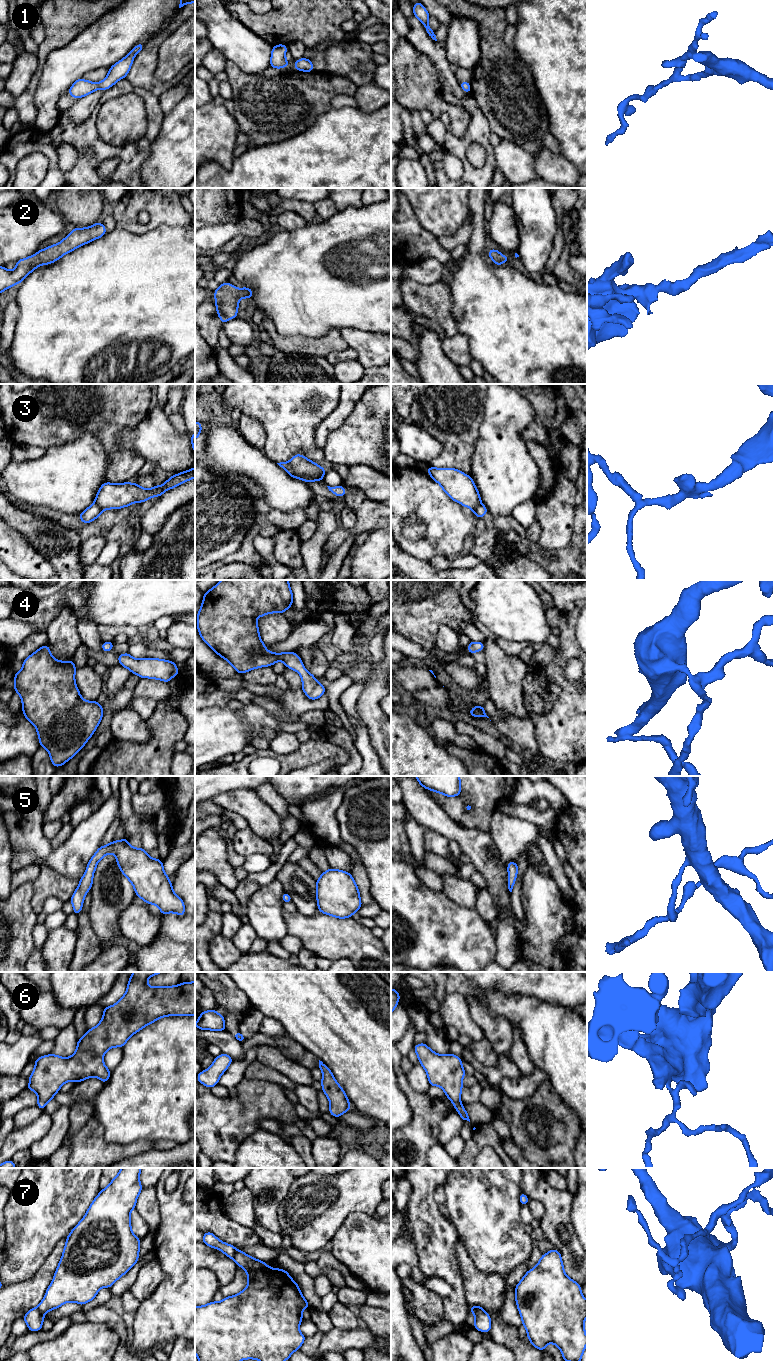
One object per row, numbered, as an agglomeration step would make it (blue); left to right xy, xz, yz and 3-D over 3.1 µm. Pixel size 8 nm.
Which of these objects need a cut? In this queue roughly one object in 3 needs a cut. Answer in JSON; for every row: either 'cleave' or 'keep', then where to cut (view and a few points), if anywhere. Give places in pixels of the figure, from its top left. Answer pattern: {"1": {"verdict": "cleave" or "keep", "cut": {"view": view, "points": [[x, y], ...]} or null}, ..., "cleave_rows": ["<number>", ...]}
{"1": {"verdict": "keep", "cut": null}, "2": {"verdict": "keep", "cut": null}, "3": {"verdict": "cleave", "cut": {"view": "xz", "points": [[288, 462], [295, 472], [316, 477], [320, 480]]}}, "4": {"verdict": "keep", "cut": null}, "5": {"verdict": "keep", "cut": null}, "6": {"verdict": "keep", "cut": null}, "7": {"verdict": "cleave", "cut": {"view": "xz", "points": [[236, 1249], [233, 1259]]}}, "cleave_rows": ["3", "7"]}

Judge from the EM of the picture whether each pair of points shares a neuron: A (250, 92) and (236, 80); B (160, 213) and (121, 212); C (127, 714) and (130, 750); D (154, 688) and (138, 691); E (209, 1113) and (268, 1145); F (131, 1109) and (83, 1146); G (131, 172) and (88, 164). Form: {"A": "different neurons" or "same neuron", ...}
{"A": "same neuron", "B": "same neuron", "C": "different neurons", "D": "same neuron", "E": "different neurons", "F": "different neurons", "G": "same neuron"}

